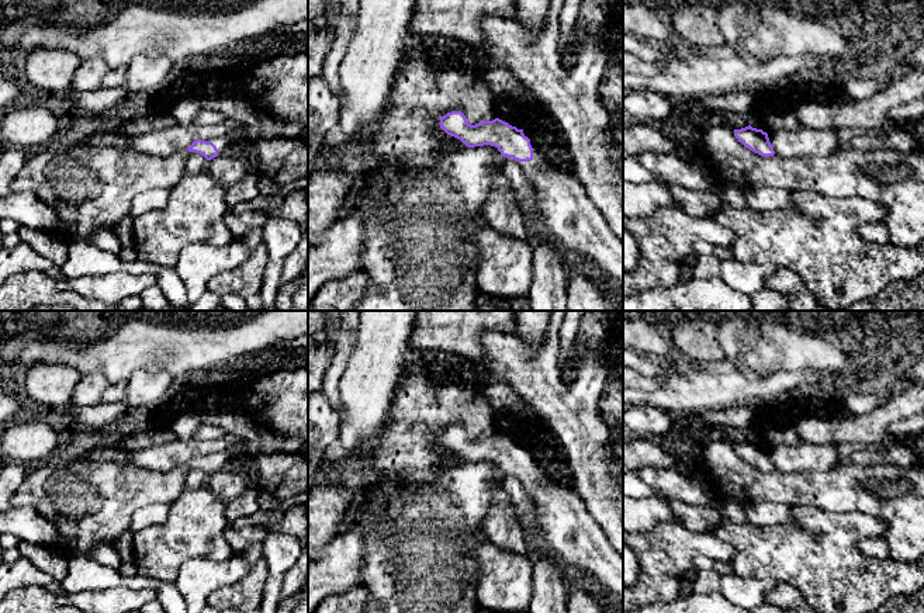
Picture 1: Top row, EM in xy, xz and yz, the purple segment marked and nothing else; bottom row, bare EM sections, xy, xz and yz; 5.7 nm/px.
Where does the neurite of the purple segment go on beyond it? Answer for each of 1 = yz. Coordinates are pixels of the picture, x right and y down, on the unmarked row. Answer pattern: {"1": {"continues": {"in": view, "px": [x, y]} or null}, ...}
{"1": {"continues": null}}

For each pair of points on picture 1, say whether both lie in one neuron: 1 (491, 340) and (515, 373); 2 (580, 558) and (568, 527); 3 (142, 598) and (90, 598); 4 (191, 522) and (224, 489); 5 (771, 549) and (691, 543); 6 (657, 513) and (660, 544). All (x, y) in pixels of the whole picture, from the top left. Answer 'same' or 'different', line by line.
1: same
2: same
3: same
4: different
5: different
6: different

